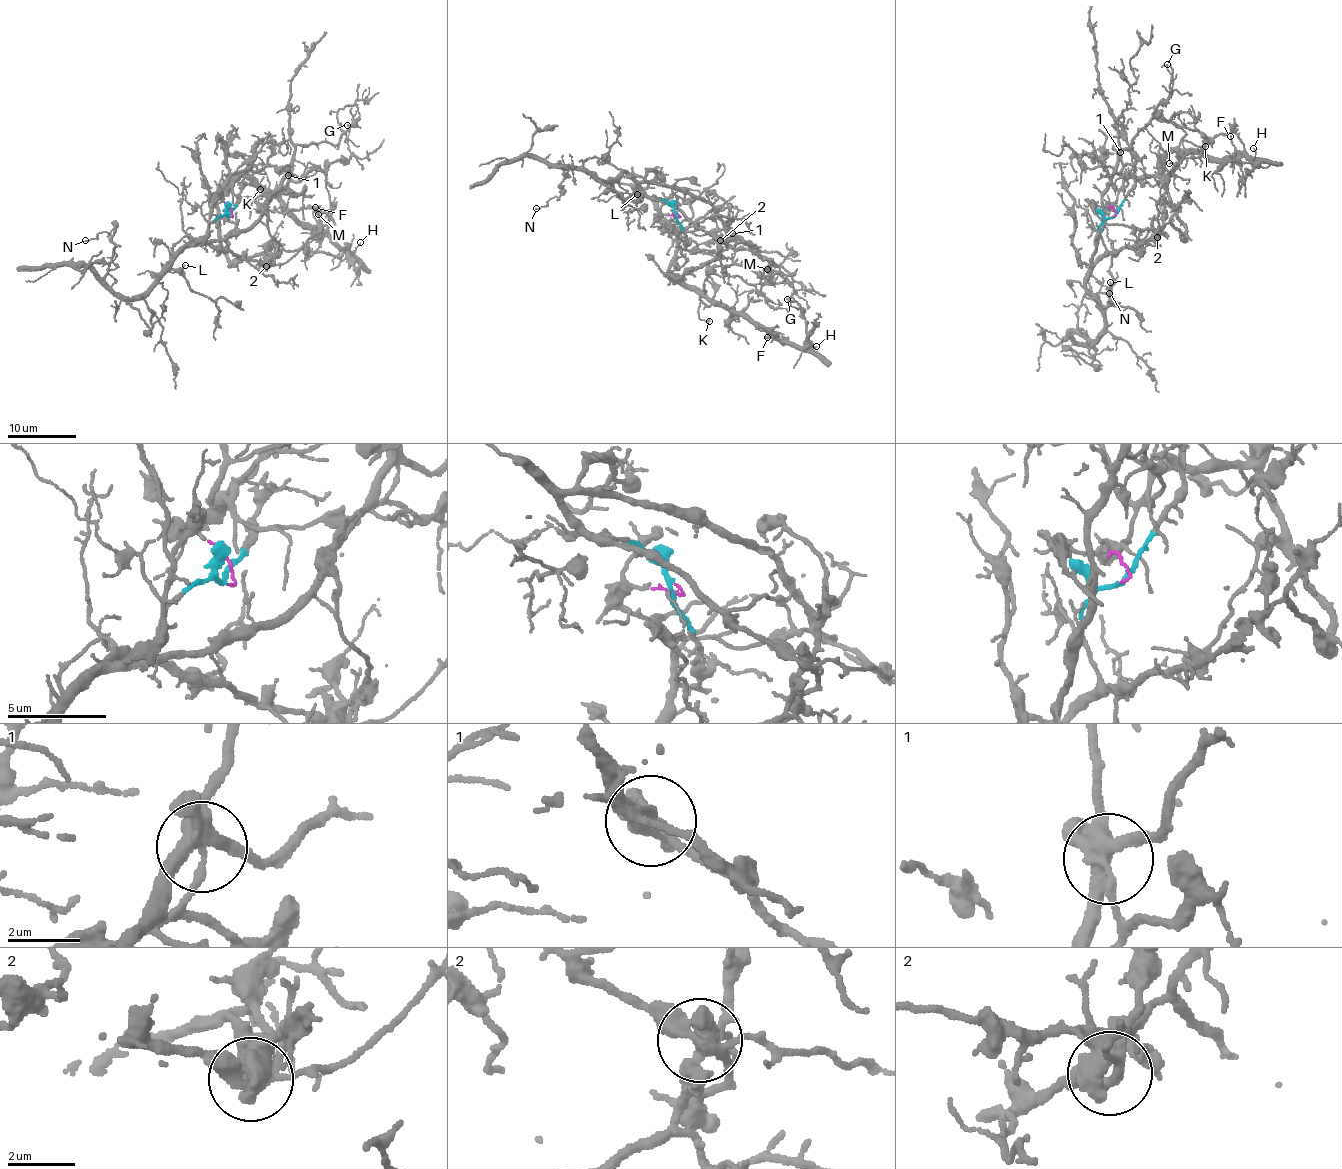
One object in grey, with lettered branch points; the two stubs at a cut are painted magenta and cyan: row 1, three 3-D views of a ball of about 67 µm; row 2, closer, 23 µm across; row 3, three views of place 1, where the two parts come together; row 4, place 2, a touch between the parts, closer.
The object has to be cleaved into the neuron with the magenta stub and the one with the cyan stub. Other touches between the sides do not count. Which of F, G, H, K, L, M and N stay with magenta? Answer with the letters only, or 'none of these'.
F, H, K

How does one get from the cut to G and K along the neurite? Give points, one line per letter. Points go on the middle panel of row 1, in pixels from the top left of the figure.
G: (676, 213), (648, 197), (642, 182), (686, 188), (710, 205), (723, 226), (794, 287), (787, 300)
K: (677, 213), (679, 217), (659, 218), (676, 235), (675, 257), (668, 271), (697, 291), (698, 317), (709, 321)

